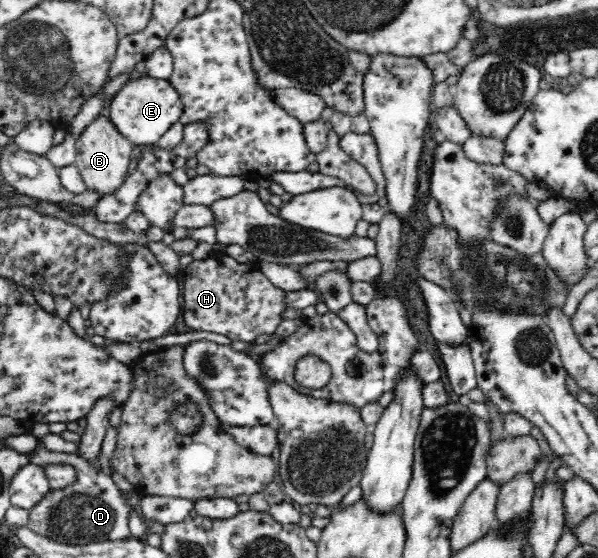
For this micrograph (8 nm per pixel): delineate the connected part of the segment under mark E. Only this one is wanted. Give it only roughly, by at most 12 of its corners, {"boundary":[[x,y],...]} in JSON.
{"boundary":[[128,80],[109,118],[134,145],[151,145],[184,104],[169,80]]}

